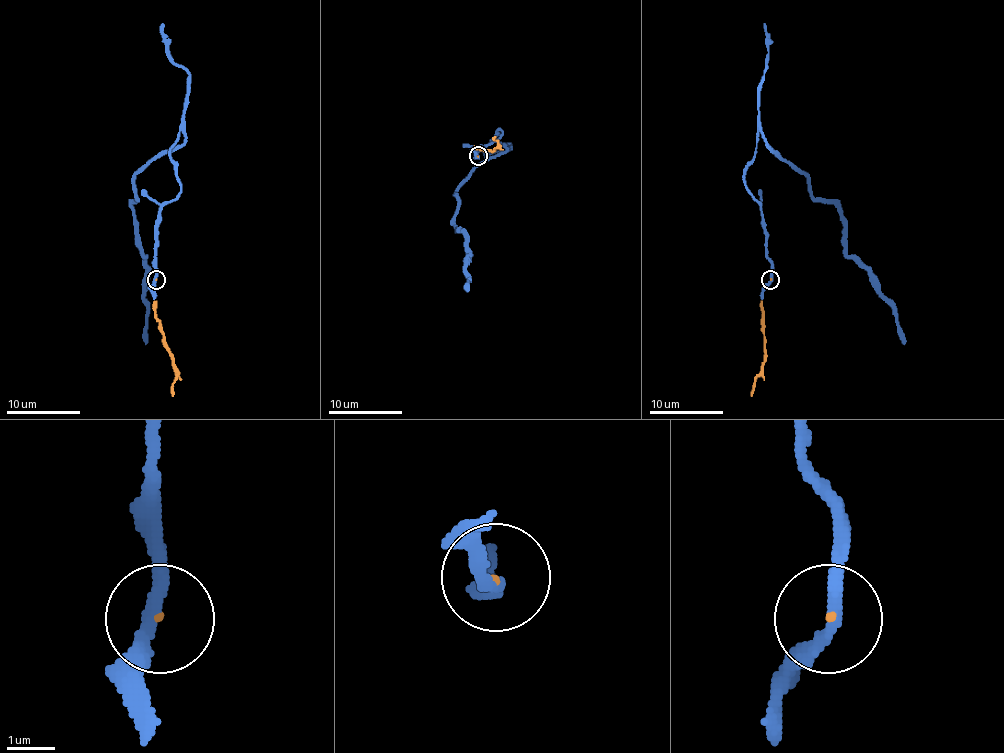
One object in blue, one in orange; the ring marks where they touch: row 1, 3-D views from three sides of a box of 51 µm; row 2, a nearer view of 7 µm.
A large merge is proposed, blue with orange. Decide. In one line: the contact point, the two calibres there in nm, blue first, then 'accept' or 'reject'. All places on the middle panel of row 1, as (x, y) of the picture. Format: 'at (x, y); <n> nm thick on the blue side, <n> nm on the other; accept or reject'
at (478, 156); 280 nm thick on the blue side, 40 nm on the other; accept

